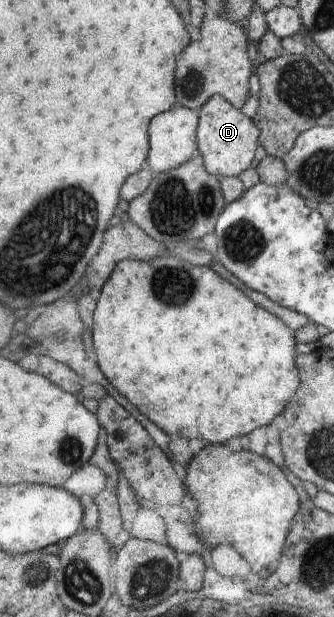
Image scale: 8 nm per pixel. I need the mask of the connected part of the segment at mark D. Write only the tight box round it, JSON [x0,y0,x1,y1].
[197,96,260,177]

